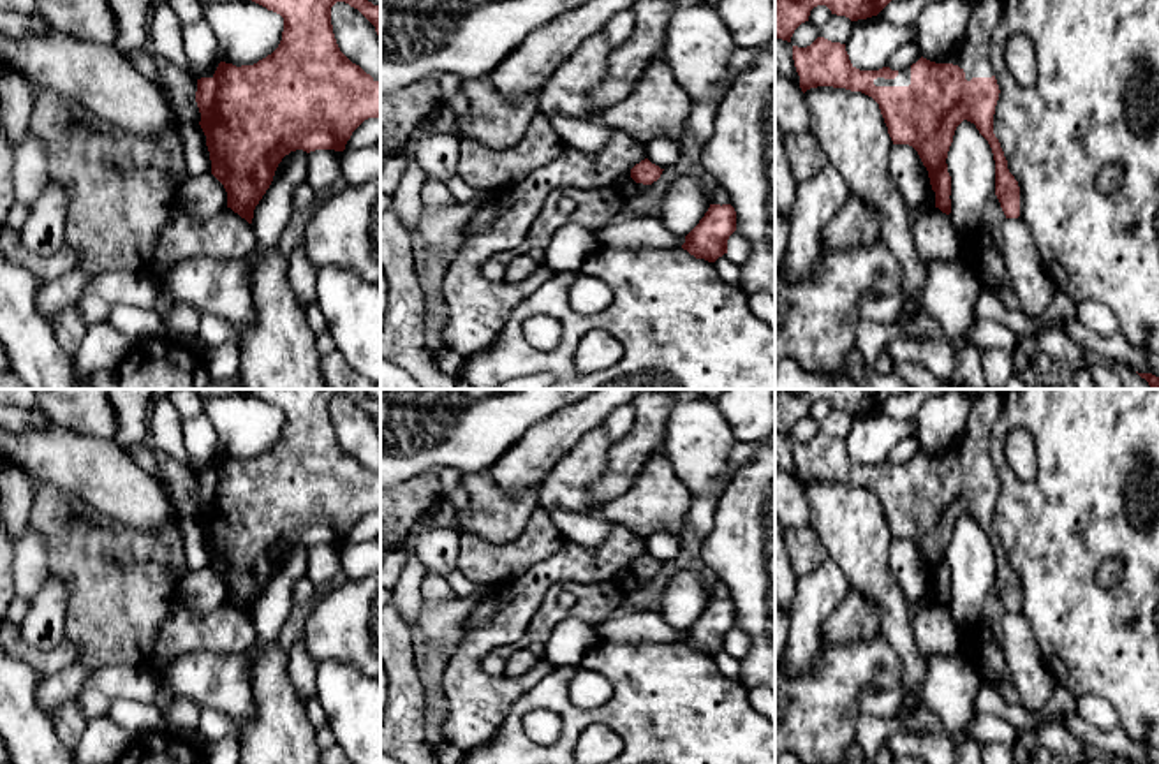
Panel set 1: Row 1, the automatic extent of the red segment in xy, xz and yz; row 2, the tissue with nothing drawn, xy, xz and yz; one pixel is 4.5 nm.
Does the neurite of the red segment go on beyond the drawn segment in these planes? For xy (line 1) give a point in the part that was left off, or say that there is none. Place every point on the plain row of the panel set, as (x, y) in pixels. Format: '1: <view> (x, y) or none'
1: none

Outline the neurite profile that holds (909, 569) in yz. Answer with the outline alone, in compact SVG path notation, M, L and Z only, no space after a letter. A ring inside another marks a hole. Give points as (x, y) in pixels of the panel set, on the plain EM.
M893 539L888 546L888 563L909 606L919 609L932 579L918 546L909 539Z

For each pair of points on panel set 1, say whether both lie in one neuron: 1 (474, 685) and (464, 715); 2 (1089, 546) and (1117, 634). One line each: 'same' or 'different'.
1: same
2: same

